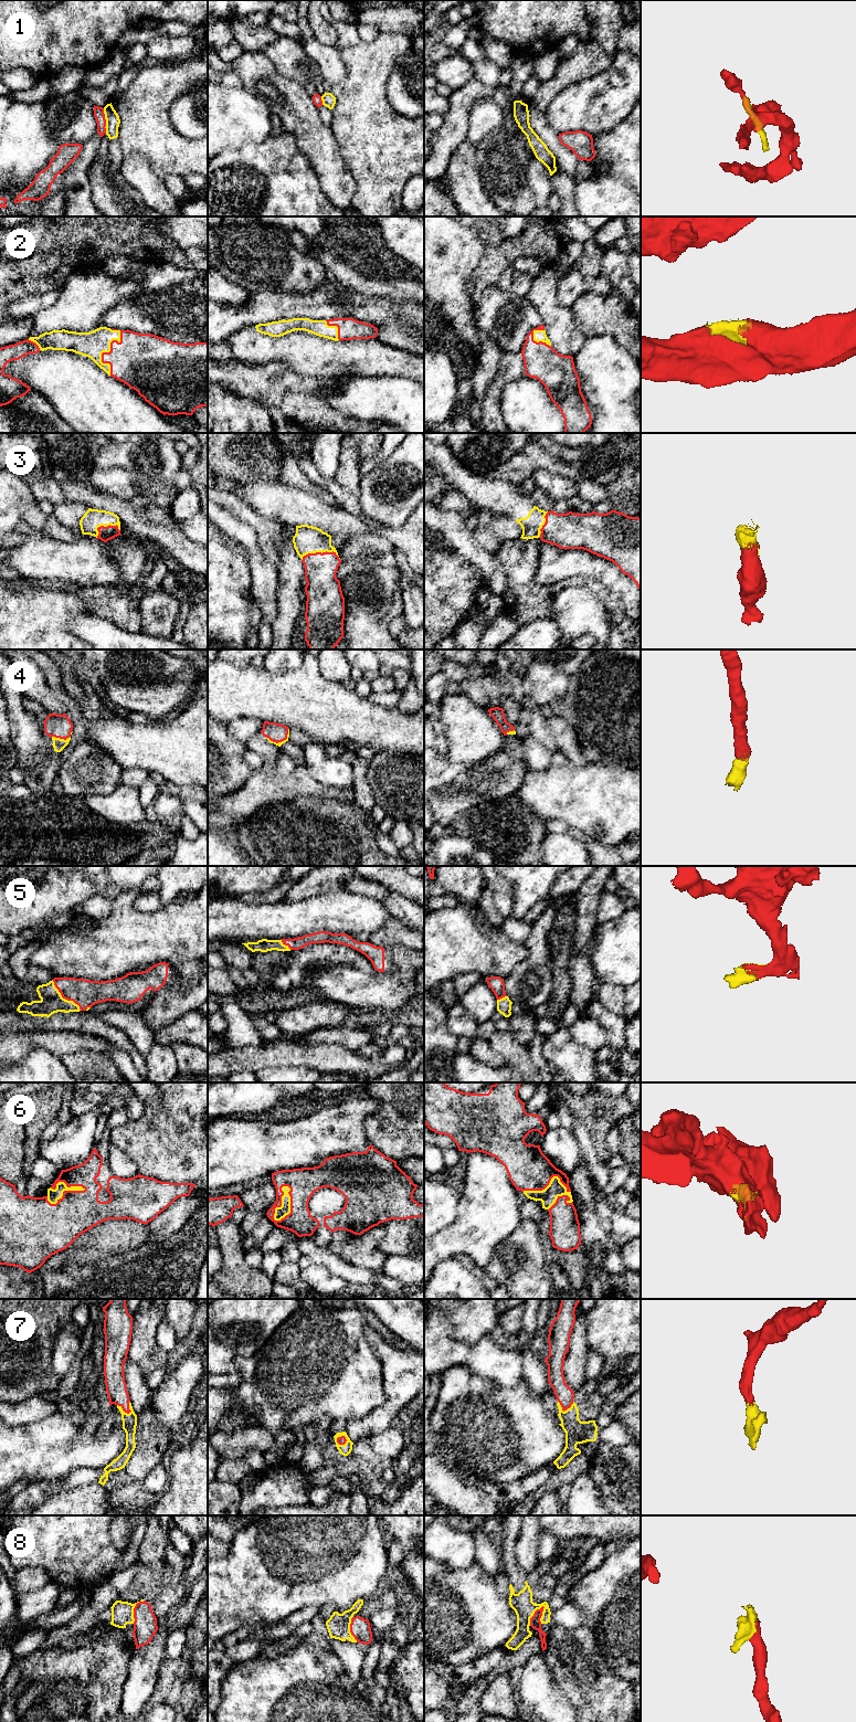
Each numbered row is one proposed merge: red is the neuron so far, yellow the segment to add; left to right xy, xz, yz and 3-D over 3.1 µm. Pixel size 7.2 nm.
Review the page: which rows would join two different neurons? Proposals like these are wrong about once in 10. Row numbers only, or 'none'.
1

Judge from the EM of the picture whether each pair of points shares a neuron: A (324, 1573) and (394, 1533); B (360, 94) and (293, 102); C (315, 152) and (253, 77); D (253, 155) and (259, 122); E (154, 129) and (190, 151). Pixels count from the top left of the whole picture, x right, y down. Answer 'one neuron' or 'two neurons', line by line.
A: two neurons
B: two neurons
C: one neuron
D: two neurons
E: one neuron

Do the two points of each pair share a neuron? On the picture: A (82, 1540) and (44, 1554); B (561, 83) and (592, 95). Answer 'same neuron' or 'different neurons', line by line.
A: same neuron
B: different neurons

